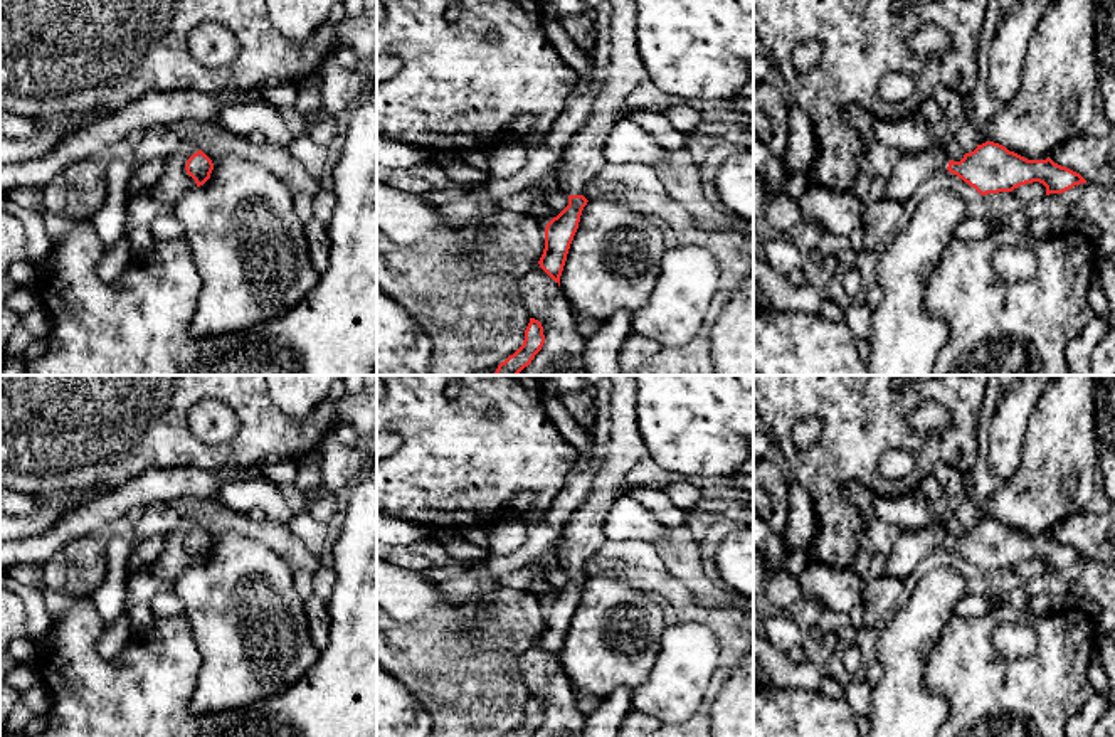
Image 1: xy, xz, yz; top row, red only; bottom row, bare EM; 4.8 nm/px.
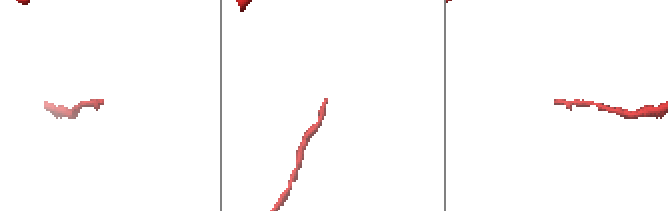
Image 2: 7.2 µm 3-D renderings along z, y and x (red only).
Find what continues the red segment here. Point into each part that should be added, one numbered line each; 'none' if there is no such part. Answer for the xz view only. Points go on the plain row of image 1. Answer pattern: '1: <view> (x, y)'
1: xz (582, 535)

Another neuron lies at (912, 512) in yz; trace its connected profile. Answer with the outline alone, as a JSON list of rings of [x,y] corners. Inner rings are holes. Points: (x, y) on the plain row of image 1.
[[[858,481],[846,486],[848,501],[876,520],[898,525],[905,530],[920,530],[928,525],[945,525],[949,517],[938,517],[932,512],[930,501],[922,491],[883,498],[863,488]]]

